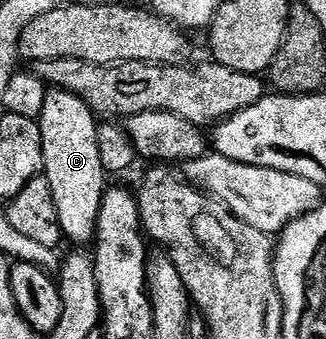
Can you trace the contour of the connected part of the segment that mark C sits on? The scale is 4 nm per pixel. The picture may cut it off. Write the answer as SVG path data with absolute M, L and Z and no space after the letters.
M50 89L39 122L43 133L43 174L55 196L62 236L68 242L70 239L73 245L92 244L97 238L99 209L107 190L103 161L99 161L98 116L79 97L75 97L75 93Z

